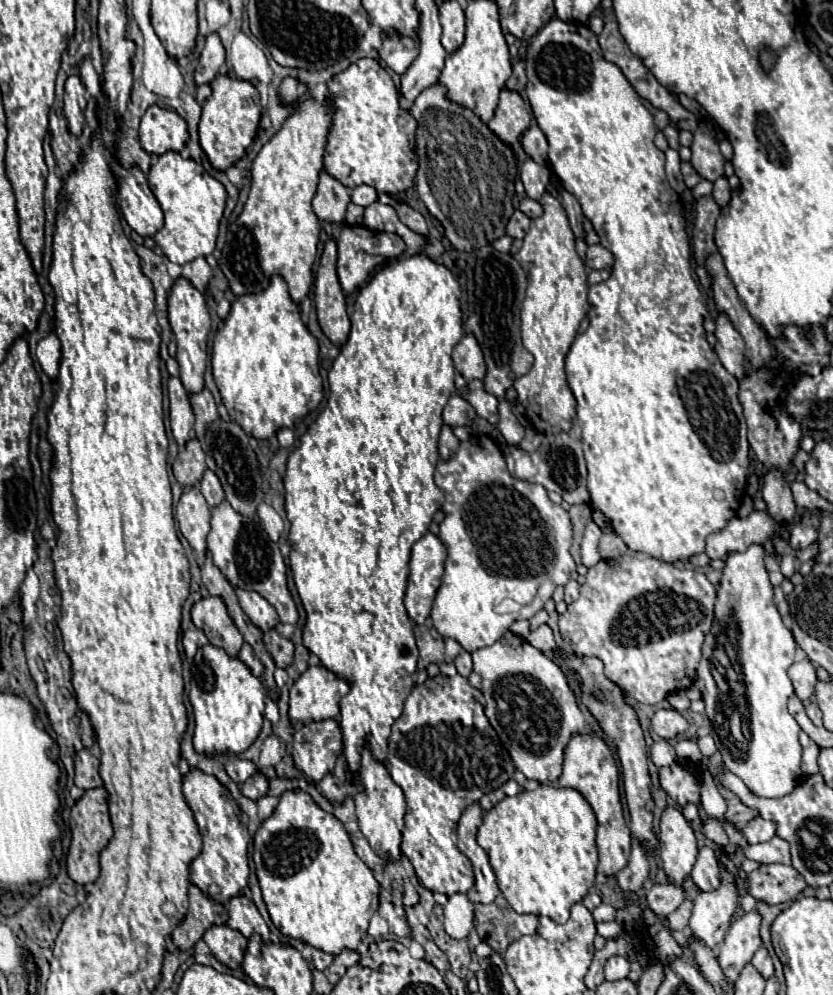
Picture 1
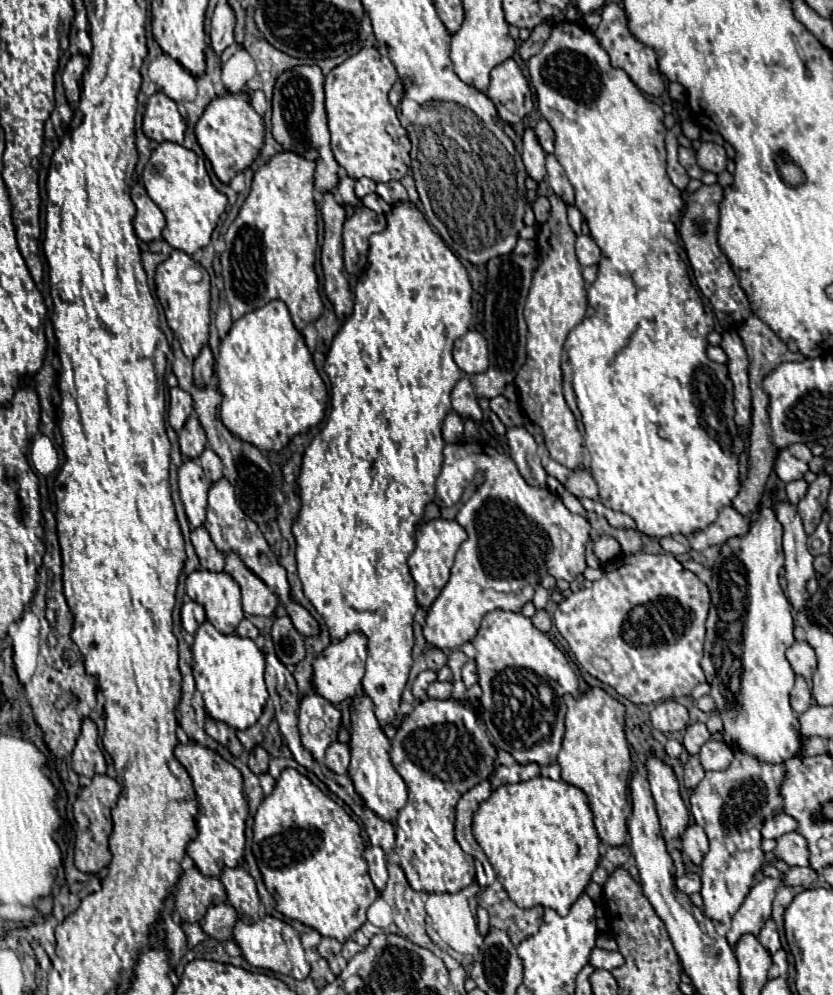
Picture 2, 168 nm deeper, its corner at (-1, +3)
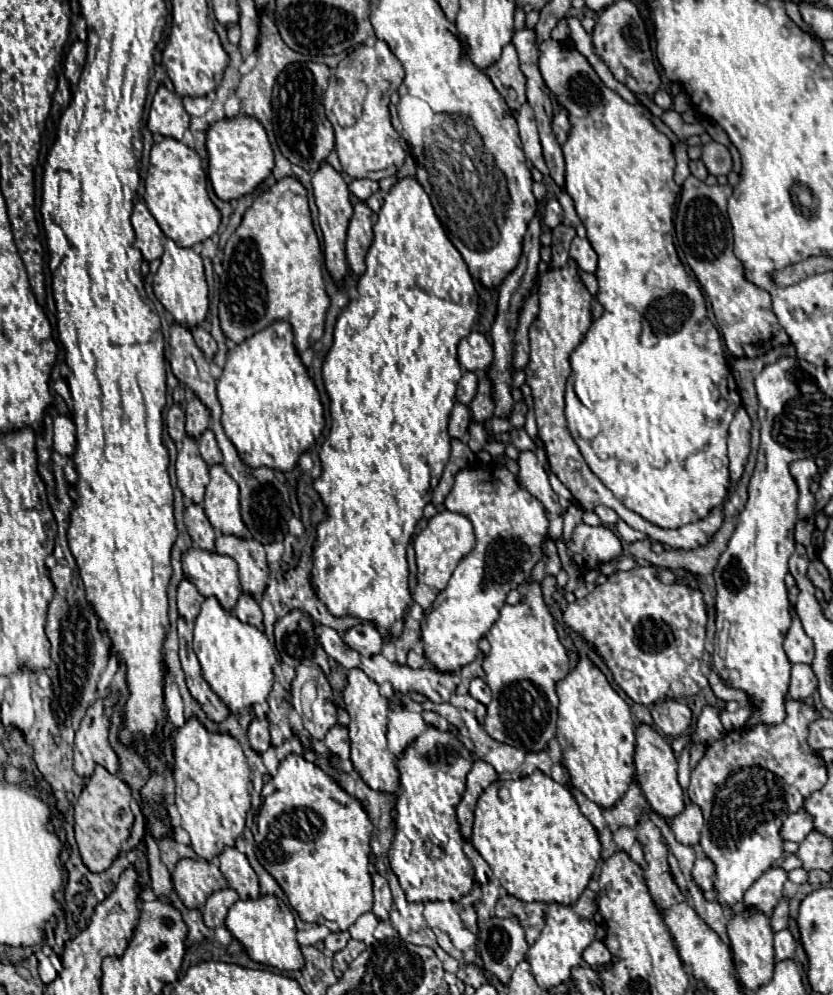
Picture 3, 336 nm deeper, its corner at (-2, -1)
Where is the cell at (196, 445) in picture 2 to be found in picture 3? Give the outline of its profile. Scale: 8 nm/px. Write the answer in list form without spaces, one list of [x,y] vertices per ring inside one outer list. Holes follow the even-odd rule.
[[[191,395],[185,403],[185,413],[187,413],[187,423],[185,423],[185,429],[187,429],[187,435],[191,437],[199,437],[199,433],[203,433],[203,429],[209,427],[209,419],[211,419],[211,413],[209,409],[201,403],[199,397]]]

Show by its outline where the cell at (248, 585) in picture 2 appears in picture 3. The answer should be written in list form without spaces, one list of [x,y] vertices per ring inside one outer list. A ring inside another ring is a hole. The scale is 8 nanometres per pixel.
[[[217,533],[215,549],[217,553],[227,553],[229,557],[235,559],[239,567],[241,587],[255,597],[261,597],[269,581],[269,567],[267,567],[263,545],[259,545],[259,541],[255,539]]]

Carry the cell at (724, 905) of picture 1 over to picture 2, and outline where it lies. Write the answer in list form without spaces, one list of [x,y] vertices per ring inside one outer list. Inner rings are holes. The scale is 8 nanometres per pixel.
[[[734,749],[730,769],[722,773],[706,773],[690,797],[694,821],[706,831],[710,841],[710,851],[702,861],[700,893],[704,899],[704,915],[714,921],[728,923],[734,917],[750,891],[754,873],[758,873],[764,863],[764,853],[760,849],[760,827],[762,821],[772,817],[774,809],[778,809],[778,793],[774,793],[774,783],[778,783],[778,777],[782,777],[782,765],[758,765],[754,757]]]

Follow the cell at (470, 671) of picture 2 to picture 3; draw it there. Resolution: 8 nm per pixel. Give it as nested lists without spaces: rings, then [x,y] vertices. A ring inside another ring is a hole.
[[[473,679],[469,693],[471,693],[471,697],[475,697],[483,705],[487,705],[491,701],[491,689],[487,687],[487,683],[483,679]]]

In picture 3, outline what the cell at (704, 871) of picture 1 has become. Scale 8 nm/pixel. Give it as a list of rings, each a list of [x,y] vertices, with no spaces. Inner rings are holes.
[[[687,801],[685,809],[671,819],[671,829],[677,841],[681,841],[683,845],[697,845],[701,827],[703,827],[701,809],[691,801]]]

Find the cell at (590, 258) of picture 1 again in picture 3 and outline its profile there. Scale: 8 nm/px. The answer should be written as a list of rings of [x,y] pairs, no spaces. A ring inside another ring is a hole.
[[[575,237],[569,249],[569,257],[577,263],[579,269],[587,271],[587,273],[595,273],[597,269],[597,253],[593,251],[591,243],[587,239],[579,239]]]

